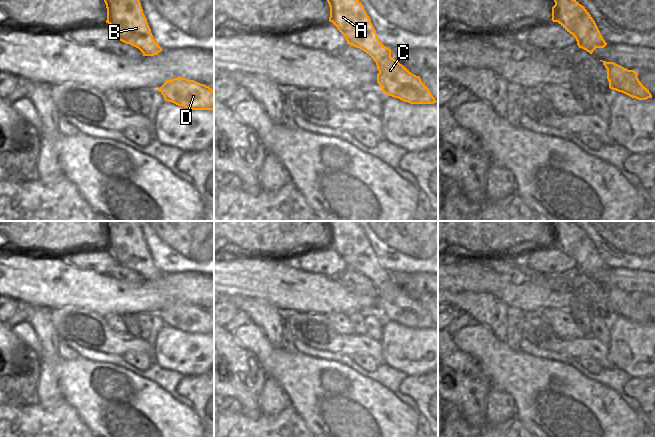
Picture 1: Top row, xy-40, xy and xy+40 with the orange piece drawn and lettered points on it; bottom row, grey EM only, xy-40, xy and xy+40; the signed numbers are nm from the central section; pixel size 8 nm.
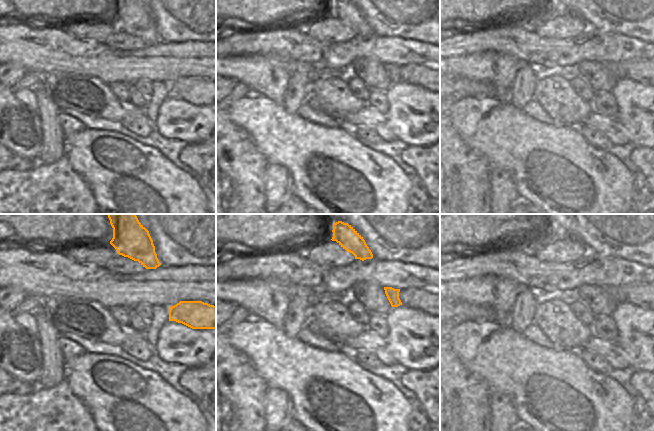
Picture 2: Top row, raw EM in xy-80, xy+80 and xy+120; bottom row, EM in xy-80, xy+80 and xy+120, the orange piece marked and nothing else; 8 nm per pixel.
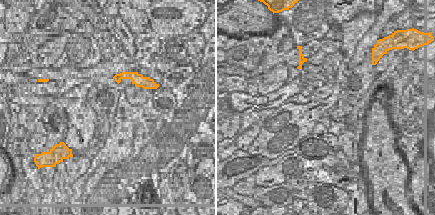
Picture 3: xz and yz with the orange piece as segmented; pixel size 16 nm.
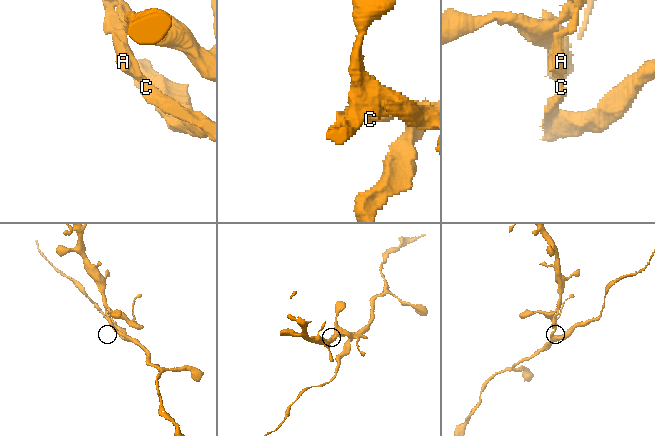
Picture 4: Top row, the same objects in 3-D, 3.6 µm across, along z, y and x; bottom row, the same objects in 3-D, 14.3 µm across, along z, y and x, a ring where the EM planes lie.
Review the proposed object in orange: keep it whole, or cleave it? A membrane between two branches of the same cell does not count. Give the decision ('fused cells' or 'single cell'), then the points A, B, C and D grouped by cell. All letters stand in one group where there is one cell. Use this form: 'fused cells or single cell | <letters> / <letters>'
fused cells | A B / C D

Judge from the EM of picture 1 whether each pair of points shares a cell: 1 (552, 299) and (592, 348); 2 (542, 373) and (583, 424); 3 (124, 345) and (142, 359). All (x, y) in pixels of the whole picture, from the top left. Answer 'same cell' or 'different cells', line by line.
1: different cells
2: same cell
3: different cells

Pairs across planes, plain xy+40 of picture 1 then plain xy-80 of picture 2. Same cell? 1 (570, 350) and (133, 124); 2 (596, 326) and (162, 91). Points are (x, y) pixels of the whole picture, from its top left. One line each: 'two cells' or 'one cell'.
1: two cells
2: two cells

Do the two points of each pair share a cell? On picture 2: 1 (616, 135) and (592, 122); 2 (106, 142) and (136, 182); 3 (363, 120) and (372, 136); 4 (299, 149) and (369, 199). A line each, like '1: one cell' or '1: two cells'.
1: one cell
2: one cell
3: two cells
4: one cell

